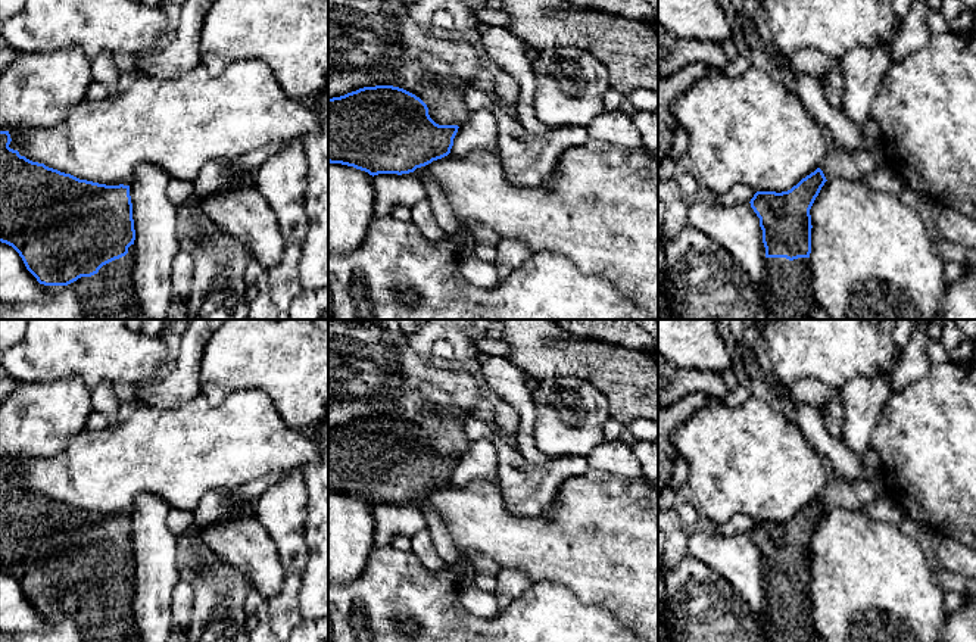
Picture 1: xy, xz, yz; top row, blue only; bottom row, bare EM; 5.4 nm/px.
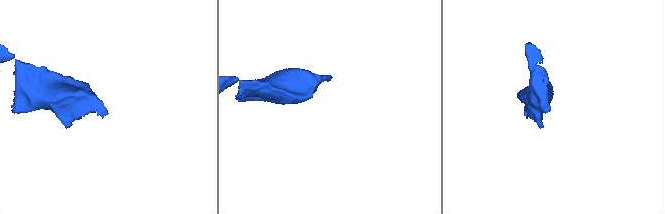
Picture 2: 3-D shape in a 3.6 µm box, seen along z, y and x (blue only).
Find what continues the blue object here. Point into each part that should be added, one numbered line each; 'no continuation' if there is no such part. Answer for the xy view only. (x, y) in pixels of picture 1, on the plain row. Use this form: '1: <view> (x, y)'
1: xy (112, 619)

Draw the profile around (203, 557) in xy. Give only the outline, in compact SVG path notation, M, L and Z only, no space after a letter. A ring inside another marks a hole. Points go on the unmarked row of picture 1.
M194 546L194 562L191 565L193 570L205 570L211 567L212 562L222 562L222 560L205 546Z

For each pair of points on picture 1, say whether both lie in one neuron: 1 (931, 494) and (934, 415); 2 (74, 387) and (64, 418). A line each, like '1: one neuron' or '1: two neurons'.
1: one neuron
2: one neuron

